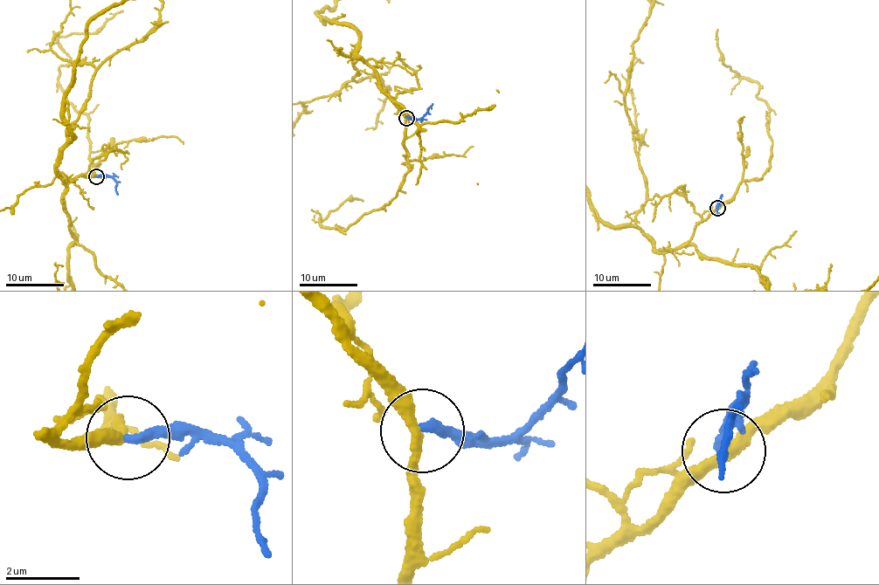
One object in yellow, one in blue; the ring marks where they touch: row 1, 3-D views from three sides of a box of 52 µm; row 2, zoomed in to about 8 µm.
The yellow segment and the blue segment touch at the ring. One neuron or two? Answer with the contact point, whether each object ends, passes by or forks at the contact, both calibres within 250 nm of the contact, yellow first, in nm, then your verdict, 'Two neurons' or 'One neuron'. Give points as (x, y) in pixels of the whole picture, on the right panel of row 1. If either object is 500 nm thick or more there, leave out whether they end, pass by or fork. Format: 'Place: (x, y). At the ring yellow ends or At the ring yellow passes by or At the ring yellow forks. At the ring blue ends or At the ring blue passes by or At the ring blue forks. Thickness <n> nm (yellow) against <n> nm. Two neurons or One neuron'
Place: (717, 208). At the ring yellow passes by. At the ring blue ends. Thickness 260 nm (yellow) against 240 nm. Two neurons

